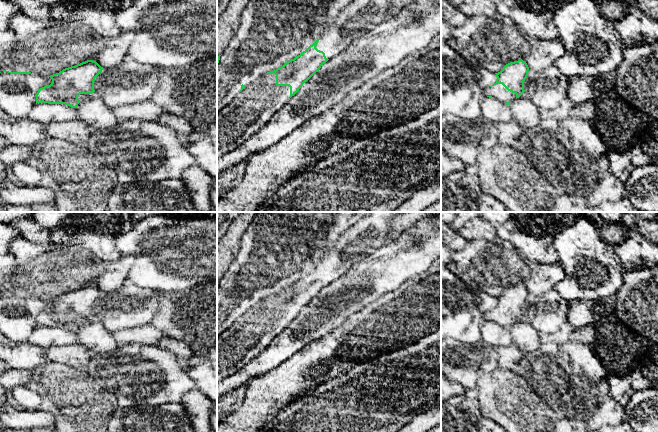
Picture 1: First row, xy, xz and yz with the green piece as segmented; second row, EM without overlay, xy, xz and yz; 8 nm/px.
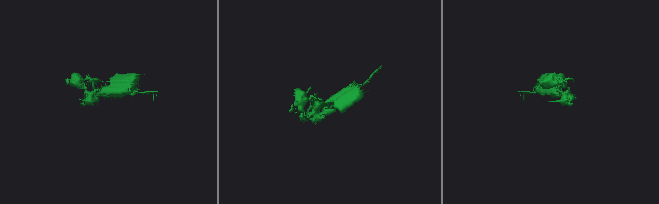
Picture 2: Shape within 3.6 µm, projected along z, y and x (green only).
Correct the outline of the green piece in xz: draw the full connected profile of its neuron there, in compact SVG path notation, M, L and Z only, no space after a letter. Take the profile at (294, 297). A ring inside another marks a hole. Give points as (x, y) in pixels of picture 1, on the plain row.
M370 212L366 217L363 217L353 227L343 233L337 242L326 251L322 260L300 279L289 284L276 294L267 296L263 300L251 305L246 310L242 308L240 316L217 338L217 384L226 377L235 374L264 350L329 283L347 273L357 261L367 257L380 247L384 246L386 244L389 222L396 215L402 213L404 212Z

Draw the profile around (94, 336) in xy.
M101 321L80 326L76 334L78 337L77 344L86 347L92 353L111 352L119 347L117 340Z

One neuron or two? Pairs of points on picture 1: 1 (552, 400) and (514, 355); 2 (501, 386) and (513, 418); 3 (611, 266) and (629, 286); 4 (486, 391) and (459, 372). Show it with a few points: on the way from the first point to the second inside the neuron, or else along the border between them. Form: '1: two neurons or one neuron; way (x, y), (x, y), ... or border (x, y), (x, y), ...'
1: two neurons; border (523, 353), (517, 364)
2: one neuron; way (502, 394), (513, 405), (513, 410)
3: two neurons; border (625, 271), (622, 277), (622, 286), (614, 294)
4: two neurons; border (495, 369), (483, 373), (475, 387)

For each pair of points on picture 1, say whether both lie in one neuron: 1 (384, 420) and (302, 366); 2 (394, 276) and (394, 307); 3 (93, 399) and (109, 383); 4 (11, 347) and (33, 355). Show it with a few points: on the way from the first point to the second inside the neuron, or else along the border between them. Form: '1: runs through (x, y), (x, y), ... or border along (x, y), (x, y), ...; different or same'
1: border along (347, 370), (305, 392); different
2: border along (414, 276), (374, 301); different
3: border along (85, 374), (110, 391), (118, 406); different
4: runs through (16, 352), (19, 355), (28, 355); same

